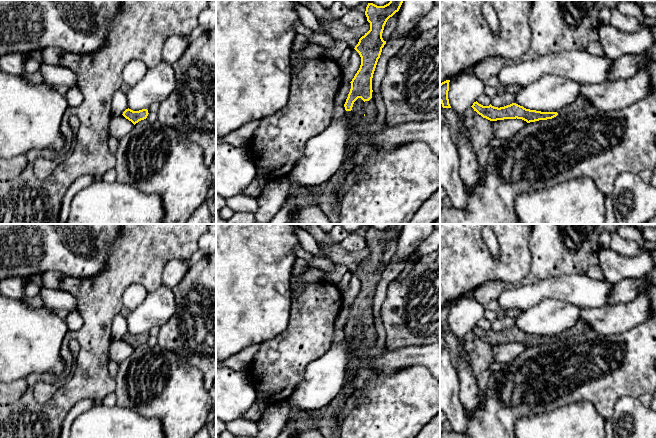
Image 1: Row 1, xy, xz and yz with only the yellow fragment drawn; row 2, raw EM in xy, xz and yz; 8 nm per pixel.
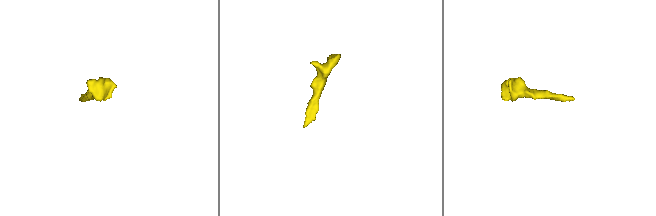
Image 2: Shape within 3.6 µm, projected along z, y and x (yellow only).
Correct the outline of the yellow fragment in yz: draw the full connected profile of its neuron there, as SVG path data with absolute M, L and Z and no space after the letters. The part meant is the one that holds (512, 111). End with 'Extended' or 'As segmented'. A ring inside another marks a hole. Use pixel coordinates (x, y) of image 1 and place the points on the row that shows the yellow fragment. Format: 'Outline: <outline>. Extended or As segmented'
Outline: M477 101L471 106L483 118L490 121L504 120L504 119L522 119L527 123L539 120L552 119L558 115L557 112L541 112L536 110L526 109L516 103L504 107L483 106Z. As segmented

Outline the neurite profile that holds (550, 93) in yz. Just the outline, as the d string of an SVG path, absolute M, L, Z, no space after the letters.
M545 74L535 82L520 86L515 103L526 109L557 112L581 96L581 85L555 74Z

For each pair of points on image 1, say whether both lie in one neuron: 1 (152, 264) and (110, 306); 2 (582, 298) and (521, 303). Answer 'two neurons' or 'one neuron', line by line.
1: one neuron
2: one neuron

